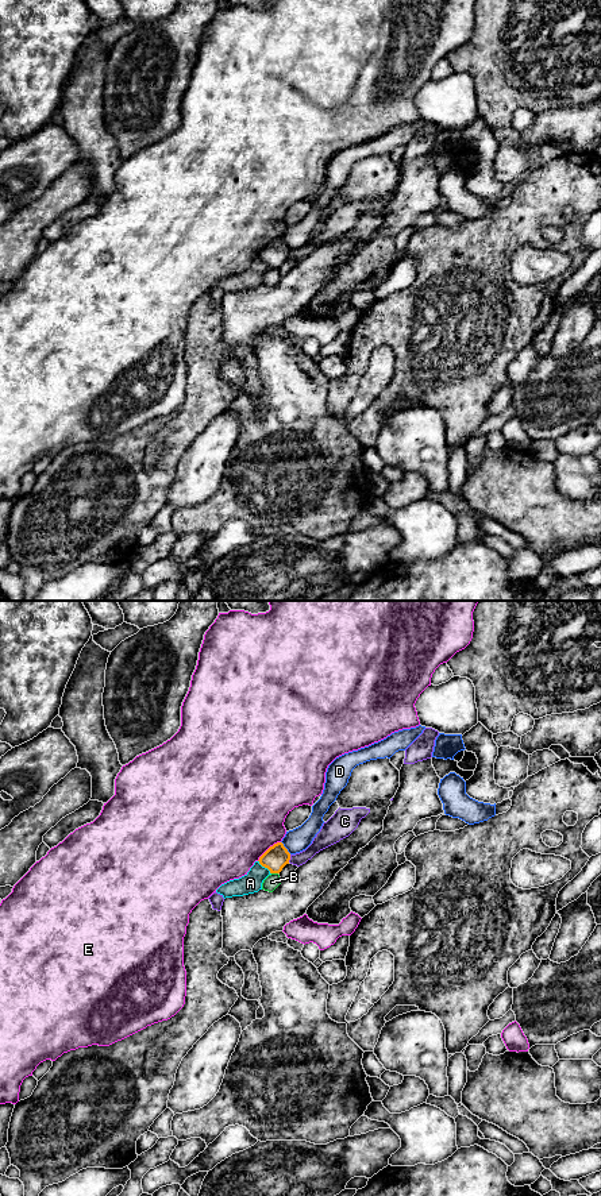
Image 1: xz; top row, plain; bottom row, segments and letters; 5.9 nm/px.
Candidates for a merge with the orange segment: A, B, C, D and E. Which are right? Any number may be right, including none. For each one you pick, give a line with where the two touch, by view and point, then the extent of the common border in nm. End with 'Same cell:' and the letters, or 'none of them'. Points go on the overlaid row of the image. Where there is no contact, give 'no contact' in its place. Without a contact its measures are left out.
Same cell: none of them

